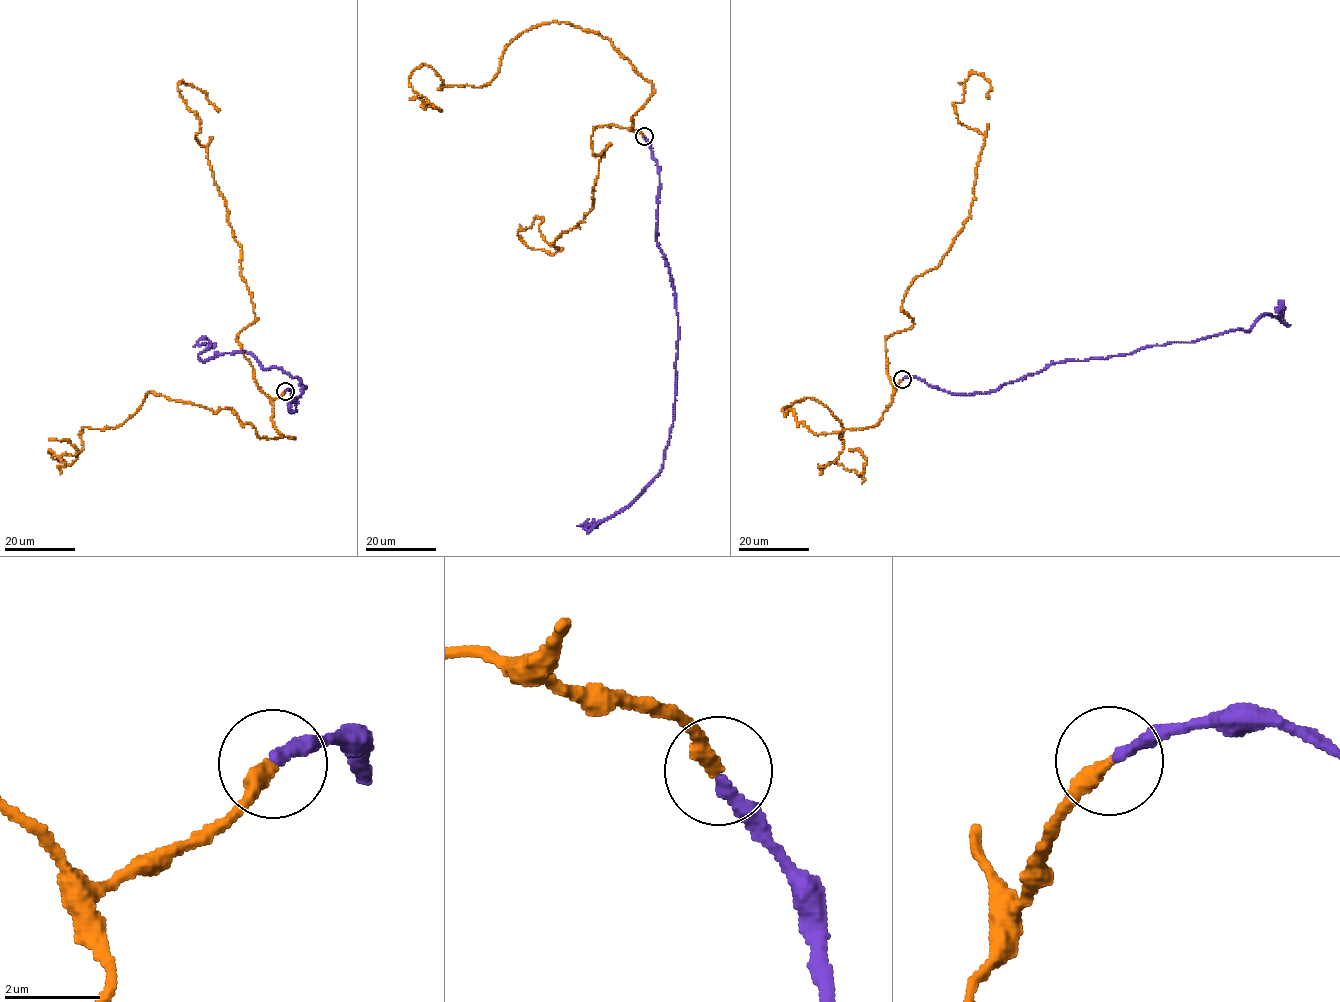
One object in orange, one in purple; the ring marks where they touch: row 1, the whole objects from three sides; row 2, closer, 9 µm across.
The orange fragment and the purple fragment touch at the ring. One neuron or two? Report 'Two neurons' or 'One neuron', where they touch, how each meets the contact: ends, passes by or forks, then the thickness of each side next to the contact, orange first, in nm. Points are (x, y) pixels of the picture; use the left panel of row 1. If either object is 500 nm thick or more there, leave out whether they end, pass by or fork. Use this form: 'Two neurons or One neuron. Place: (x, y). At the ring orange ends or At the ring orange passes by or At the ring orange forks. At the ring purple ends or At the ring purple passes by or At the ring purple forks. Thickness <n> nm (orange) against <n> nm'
One neuron. Place: (285, 391). At the ring orange ends. At the ring purple ends. Thickness 340 nm (orange) against 260 nm

